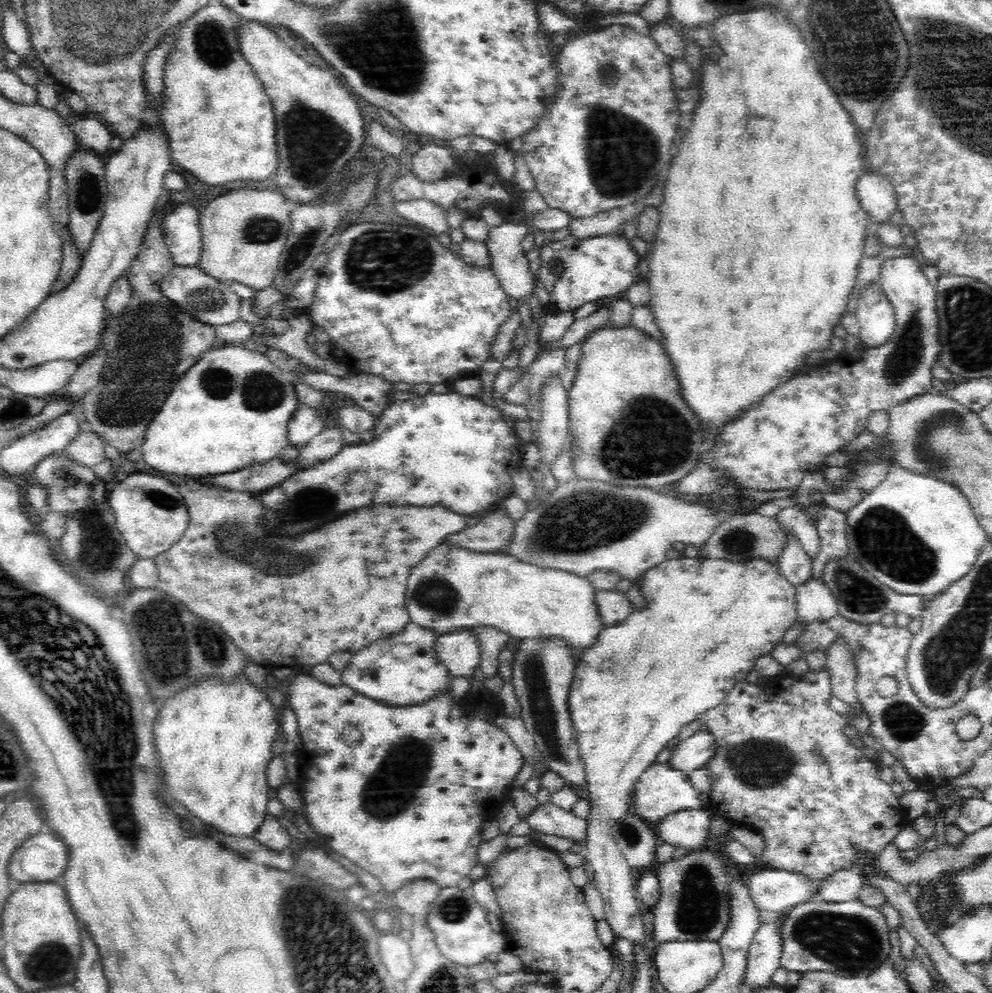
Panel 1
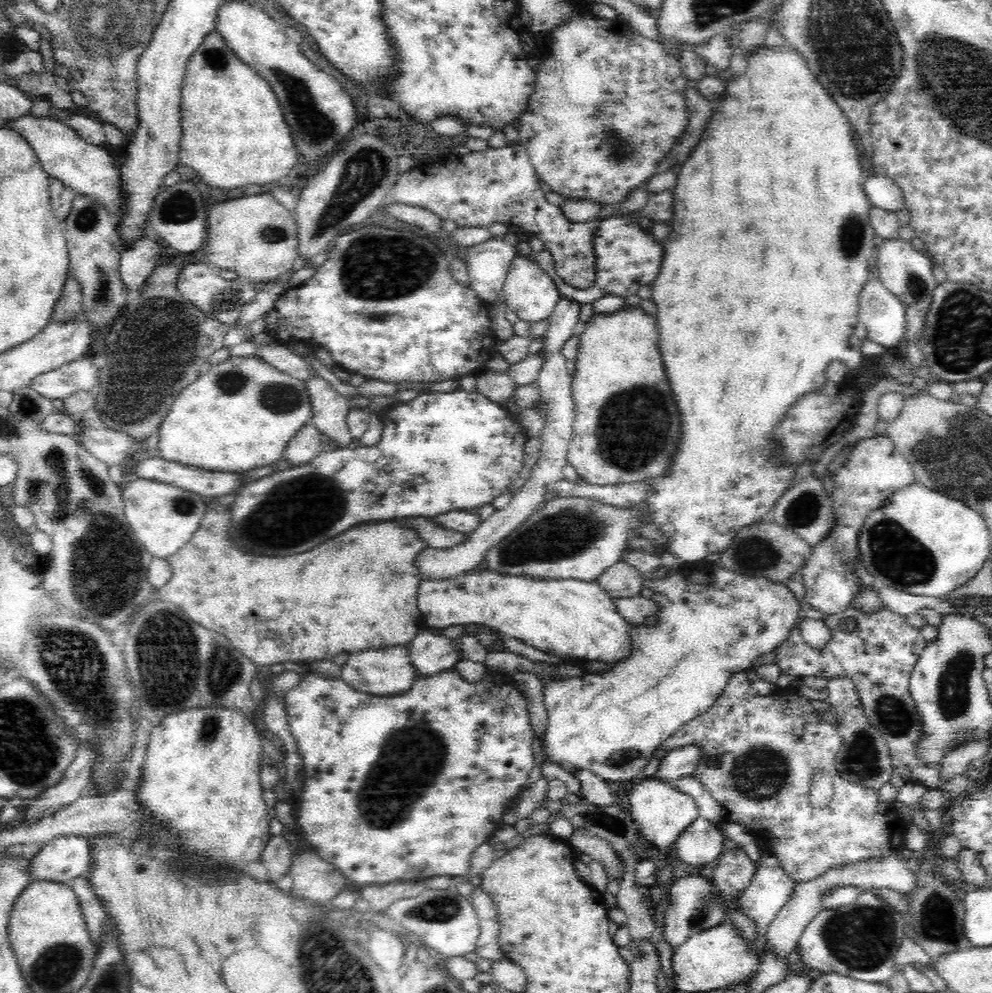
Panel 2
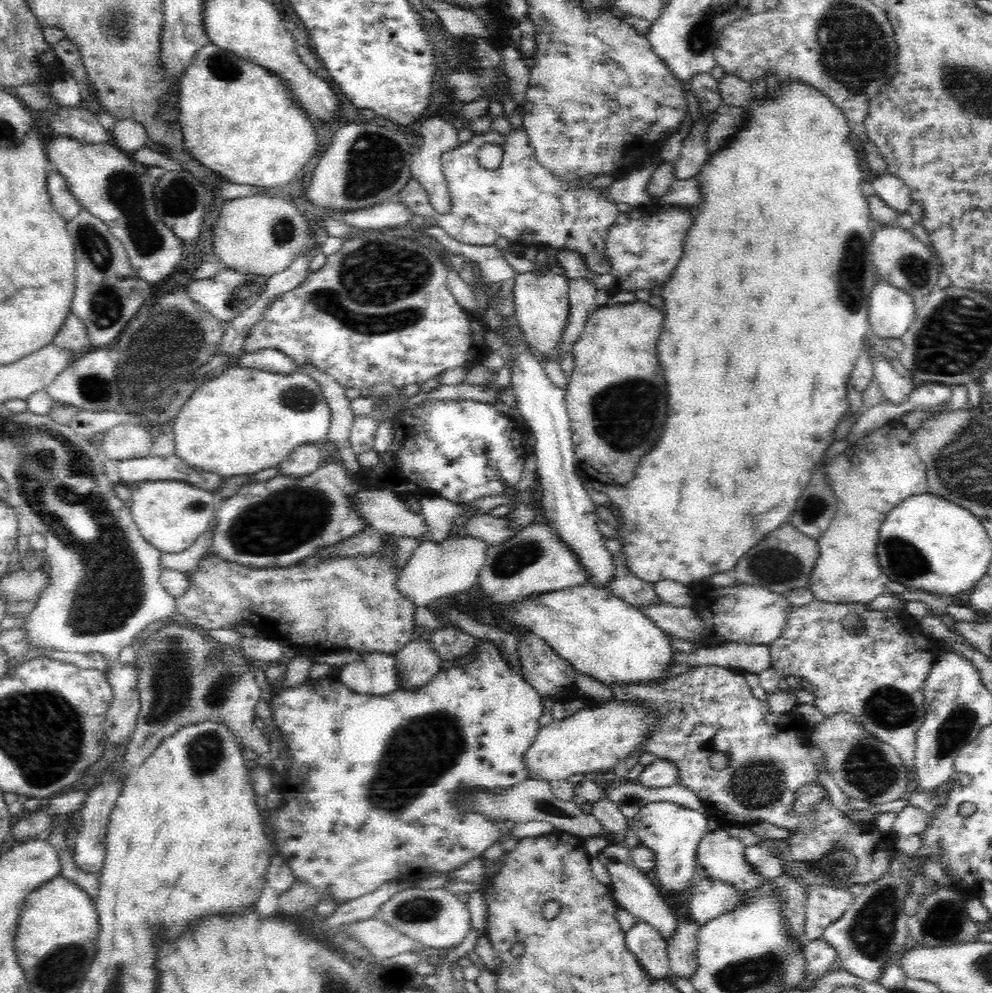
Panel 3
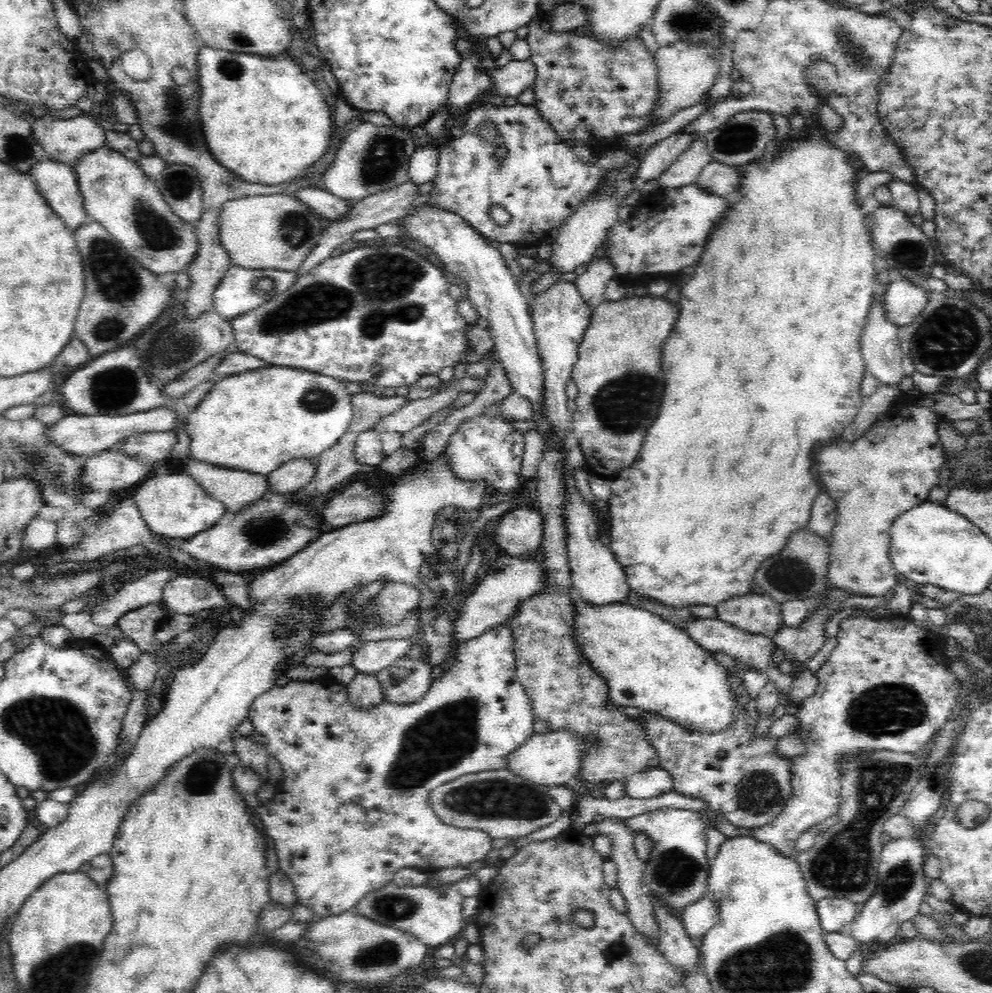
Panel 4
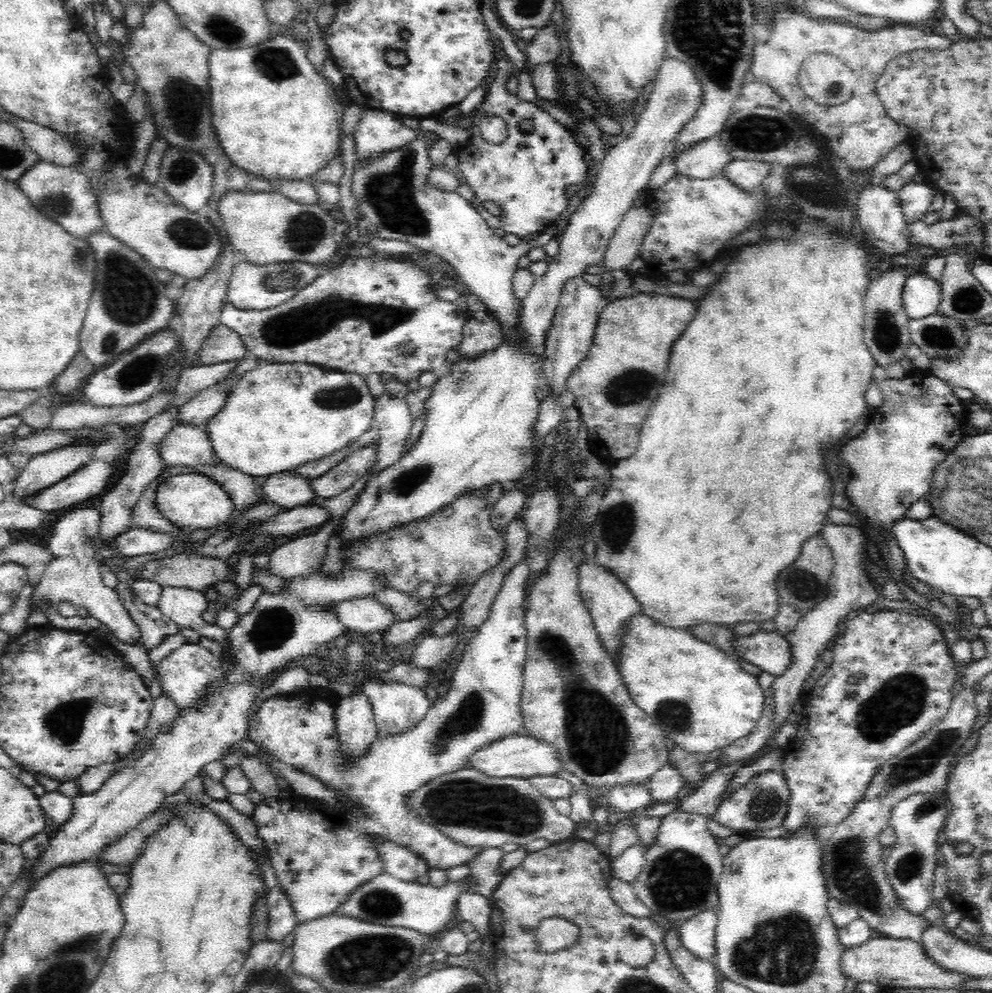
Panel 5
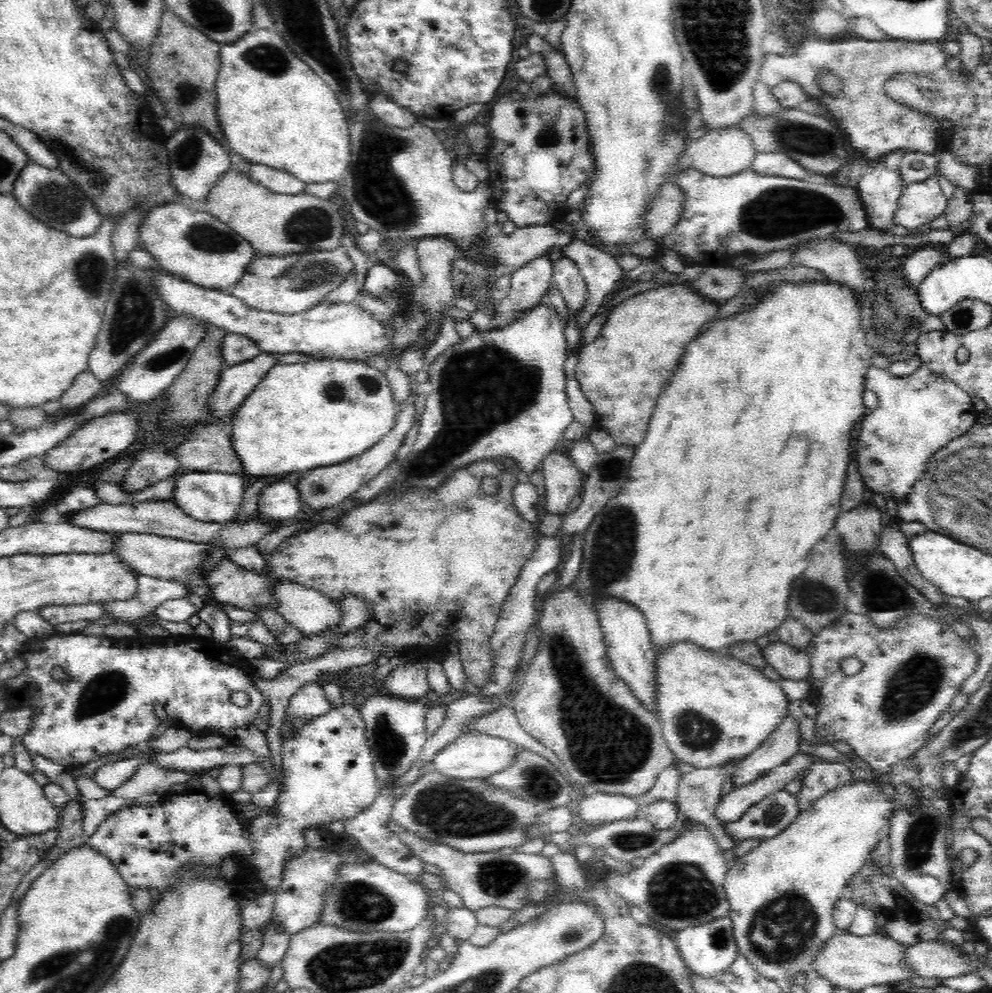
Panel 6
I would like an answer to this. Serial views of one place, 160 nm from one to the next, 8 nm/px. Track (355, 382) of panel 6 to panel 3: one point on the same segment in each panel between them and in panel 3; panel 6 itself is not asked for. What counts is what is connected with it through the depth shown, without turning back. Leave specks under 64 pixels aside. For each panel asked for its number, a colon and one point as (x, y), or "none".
3: (246, 419)
4: (256, 421)
5: (278, 416)

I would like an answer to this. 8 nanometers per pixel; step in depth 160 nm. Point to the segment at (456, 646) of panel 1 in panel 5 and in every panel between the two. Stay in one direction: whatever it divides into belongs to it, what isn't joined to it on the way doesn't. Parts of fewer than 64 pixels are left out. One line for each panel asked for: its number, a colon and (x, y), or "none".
2: (429, 653)
3: (417, 663)
4: (406, 681)
5: (396, 707)

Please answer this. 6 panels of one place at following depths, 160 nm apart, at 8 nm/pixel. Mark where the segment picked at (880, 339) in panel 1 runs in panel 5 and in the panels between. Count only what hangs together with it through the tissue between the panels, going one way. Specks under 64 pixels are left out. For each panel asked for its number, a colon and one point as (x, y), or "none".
2: (883, 313)
3: (891, 310)
4: (904, 301)
5: (921, 295)

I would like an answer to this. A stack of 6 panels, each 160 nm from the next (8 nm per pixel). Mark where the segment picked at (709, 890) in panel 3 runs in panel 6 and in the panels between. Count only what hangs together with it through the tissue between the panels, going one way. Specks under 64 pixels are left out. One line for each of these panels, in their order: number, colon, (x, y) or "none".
4: (699, 918)
5: (698, 934)
6: (708, 950)

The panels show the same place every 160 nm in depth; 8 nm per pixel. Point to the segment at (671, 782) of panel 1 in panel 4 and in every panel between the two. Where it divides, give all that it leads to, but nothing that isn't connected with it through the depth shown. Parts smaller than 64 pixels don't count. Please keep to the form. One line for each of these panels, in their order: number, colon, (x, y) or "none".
2: (661, 813)
3: (673, 832)
4: (677, 871)

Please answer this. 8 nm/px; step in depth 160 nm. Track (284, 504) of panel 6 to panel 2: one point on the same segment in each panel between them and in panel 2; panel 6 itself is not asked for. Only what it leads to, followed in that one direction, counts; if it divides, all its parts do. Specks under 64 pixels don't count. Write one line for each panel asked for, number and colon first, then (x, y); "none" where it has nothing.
2: (303, 448)
3: (304, 460)
4: (289, 479)
5: (289, 490)

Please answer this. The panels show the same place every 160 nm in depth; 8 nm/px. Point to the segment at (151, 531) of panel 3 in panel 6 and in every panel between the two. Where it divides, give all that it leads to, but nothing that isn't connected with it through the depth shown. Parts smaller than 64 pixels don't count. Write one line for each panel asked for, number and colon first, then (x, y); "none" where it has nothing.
4: (173, 504)
5: (192, 501)
6: (208, 496)

